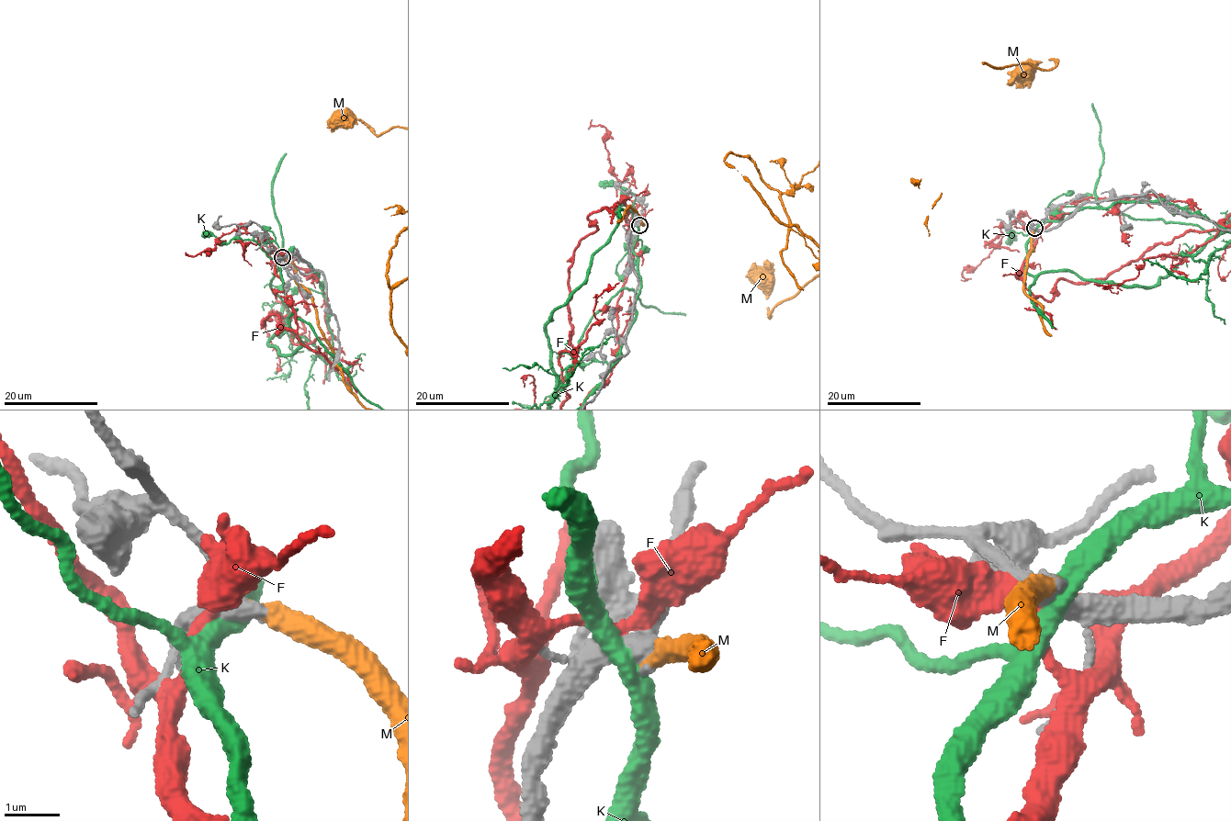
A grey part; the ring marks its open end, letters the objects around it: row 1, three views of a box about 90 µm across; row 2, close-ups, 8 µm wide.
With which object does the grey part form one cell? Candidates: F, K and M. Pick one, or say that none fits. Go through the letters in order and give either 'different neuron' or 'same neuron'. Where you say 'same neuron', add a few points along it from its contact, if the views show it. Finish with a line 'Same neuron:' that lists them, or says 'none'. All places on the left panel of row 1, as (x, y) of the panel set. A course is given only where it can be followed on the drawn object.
F: different neuron
K: different neuron
M: same neuron
Same neuron: M

